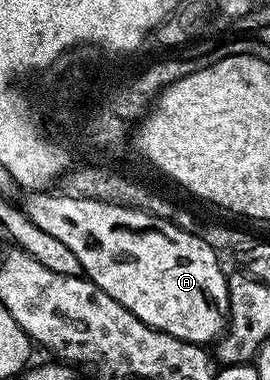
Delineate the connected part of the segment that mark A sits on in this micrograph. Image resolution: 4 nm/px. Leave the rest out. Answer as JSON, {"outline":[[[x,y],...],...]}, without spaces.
{"outline":[[[29,190],[22,199],[22,210],[29,221],[62,241],[81,262],[81,269],[98,289],[110,293],[118,305],[130,309],[138,321],[170,333],[182,341],[212,345],[228,326],[228,279],[220,272],[221,256],[206,241],[191,231],[184,231],[177,223],[152,214],[140,205],[105,203],[103,199],[85,199],[71,193],[51,195],[51,190]]]}

